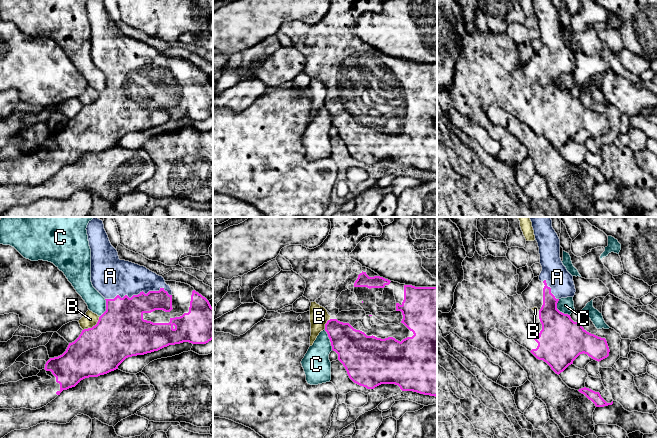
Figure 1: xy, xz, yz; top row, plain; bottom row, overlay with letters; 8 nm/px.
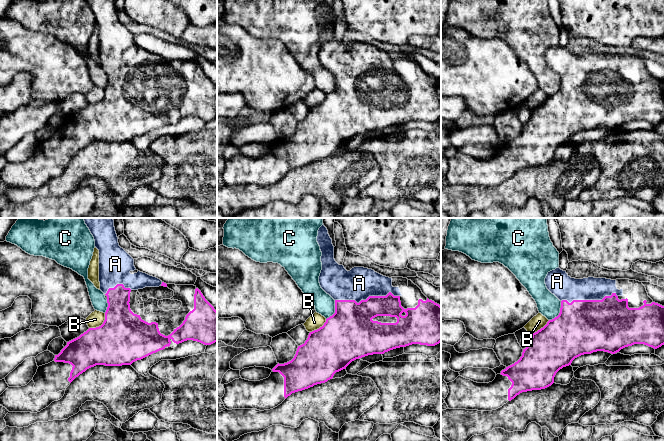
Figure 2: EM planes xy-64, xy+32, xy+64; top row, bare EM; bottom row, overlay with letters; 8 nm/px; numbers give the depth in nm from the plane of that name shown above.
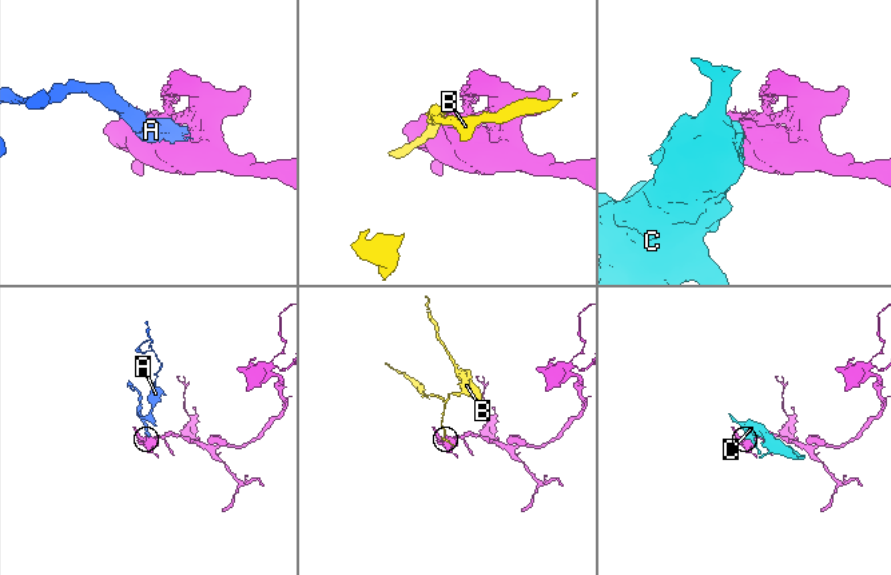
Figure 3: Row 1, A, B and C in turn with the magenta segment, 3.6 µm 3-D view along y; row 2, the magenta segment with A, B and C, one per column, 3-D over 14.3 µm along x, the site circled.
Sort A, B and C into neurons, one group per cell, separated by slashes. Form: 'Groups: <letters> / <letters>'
Groups: A / B / C

